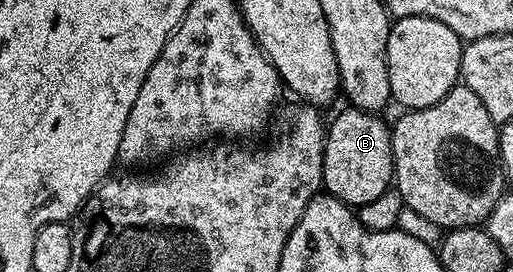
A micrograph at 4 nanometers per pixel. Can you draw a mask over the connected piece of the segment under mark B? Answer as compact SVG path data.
M346 108L327 126L323 149L322 189L349 207L358 208L392 189L395 176L391 126L370 110Z

